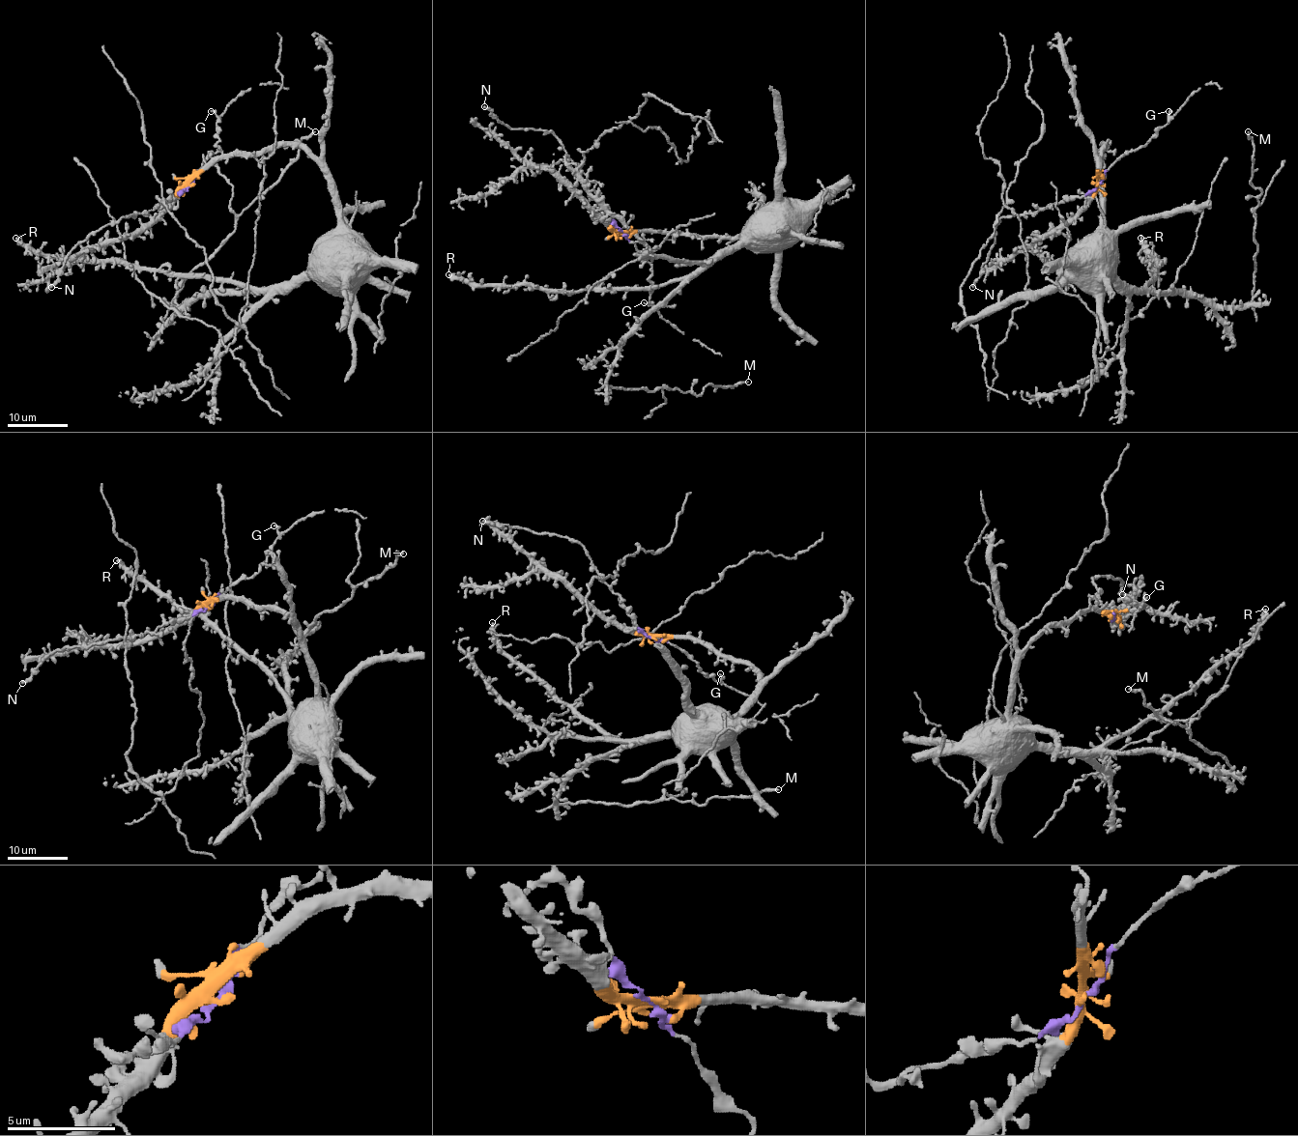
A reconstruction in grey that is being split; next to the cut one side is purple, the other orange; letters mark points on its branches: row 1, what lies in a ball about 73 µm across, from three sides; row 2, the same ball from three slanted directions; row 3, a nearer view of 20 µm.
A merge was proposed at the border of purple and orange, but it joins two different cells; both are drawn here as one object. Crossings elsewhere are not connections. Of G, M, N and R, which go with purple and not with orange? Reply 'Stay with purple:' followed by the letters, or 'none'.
Stay with purple: G, N

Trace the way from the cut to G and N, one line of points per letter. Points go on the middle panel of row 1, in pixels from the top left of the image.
G: (622, 232), (651, 267), (649, 302), (644, 302)
N: (622, 232), (601, 205), (594, 182), (588, 179), (550, 132), (511, 128), (484, 106)

